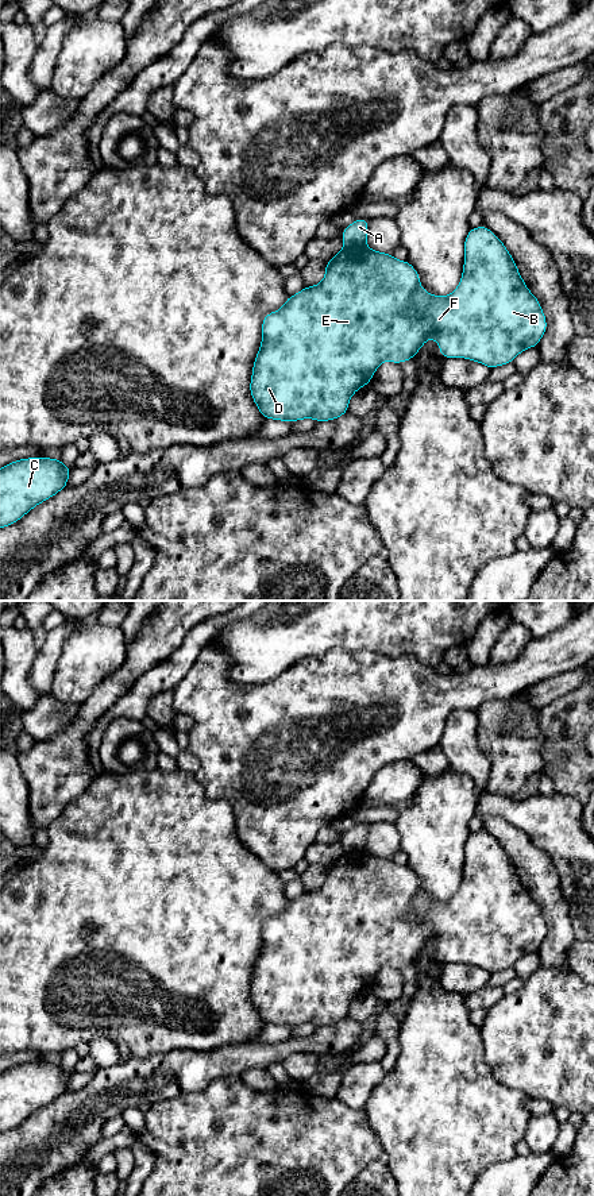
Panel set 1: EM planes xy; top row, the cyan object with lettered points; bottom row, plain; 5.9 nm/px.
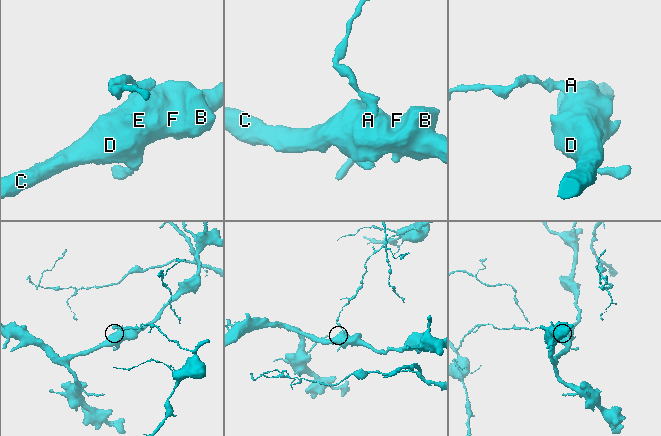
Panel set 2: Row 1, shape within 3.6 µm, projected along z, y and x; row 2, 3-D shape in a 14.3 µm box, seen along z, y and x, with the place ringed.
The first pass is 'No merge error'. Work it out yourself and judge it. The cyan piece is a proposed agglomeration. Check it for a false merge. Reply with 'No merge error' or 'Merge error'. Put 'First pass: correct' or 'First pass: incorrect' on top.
First pass: incorrect
Merge error

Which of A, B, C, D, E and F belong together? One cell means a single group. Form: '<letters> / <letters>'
A / B C D E F

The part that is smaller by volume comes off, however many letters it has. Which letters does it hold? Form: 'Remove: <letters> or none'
Remove: A

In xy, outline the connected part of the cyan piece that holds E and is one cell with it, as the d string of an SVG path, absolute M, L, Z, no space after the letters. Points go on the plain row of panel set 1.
M485 829L477 833L470 833L464 844L464 868L463 879L459 891L448 900L439 902L425 896L420 888L420 879L408 865L398 865L393 859L374 856L367 850L355 853L343 853L329 867L325 868L324 884L316 891L305 891L294 900L288 900L285 910L279 915L267 918L262 926L262 946L259 956L254 964L250 998L259 1014L261 1021L271 1025L281 1025L294 1027L302 1023L313 1023L317 1027L331 1026L348 1018L348 1007L352 999L360 992L370 988L378 971L390 965L393 968L402 968L410 965L420 956L428 944L436 944L440 953L440 960L446 962L464 962L485 969L493 975L497 971L513 968L514 962L526 953L539 952L540 944L547 935L547 923L541 914L540 906L529 896L524 888L522 881L509 859L505 849L498 841L491 837Z

